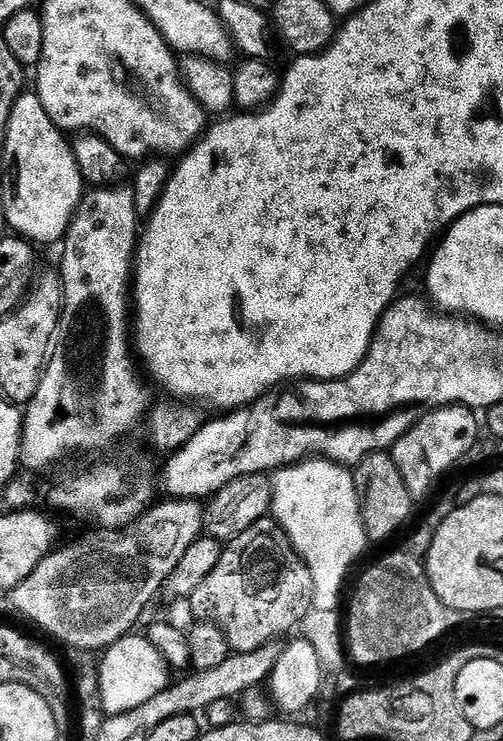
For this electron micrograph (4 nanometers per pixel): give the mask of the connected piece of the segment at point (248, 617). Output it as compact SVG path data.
M265 518L254 522L254 526L242 530L223 545L218 566L214 566L202 586L194 590L190 604L197 621L214 621L226 634L229 649L233 653L240 653L267 649L271 640L276 640L283 632L290 631L308 611L313 611L313 598L314 582L306 562L296 553L292 539L284 527L274 518Z

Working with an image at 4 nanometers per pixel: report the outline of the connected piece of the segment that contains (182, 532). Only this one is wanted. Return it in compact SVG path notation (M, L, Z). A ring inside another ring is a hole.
M170 498L165 501L162 504L158 502L151 505L134 524L135 541L139 543L146 558L148 554L144 578L152 580L162 588L167 585L169 577L178 568L178 564L182 562L190 546L201 539L206 528L206 508L200 500Z

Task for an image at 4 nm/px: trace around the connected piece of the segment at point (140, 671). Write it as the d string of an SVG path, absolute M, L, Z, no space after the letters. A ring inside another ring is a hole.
M138 635L122 637L99 657L100 697L104 711L109 717L134 710L142 703L150 701L156 694L162 693L170 685L169 661L165 660L163 654L148 641L147 635Z

